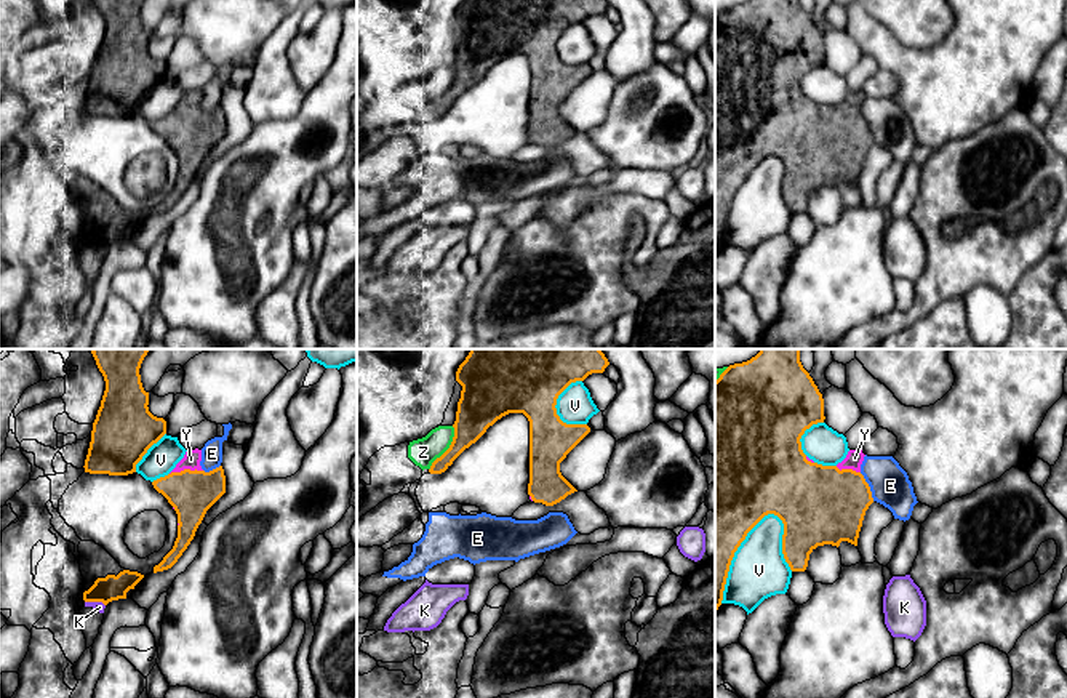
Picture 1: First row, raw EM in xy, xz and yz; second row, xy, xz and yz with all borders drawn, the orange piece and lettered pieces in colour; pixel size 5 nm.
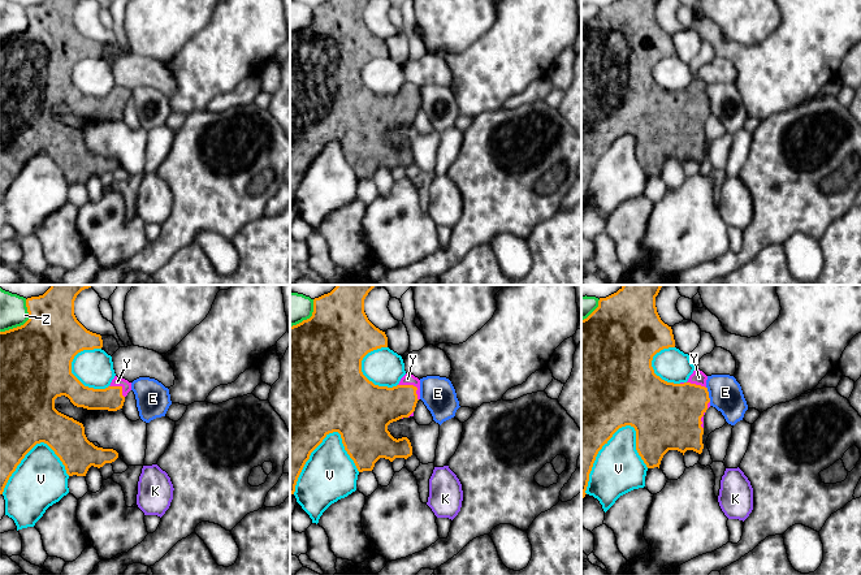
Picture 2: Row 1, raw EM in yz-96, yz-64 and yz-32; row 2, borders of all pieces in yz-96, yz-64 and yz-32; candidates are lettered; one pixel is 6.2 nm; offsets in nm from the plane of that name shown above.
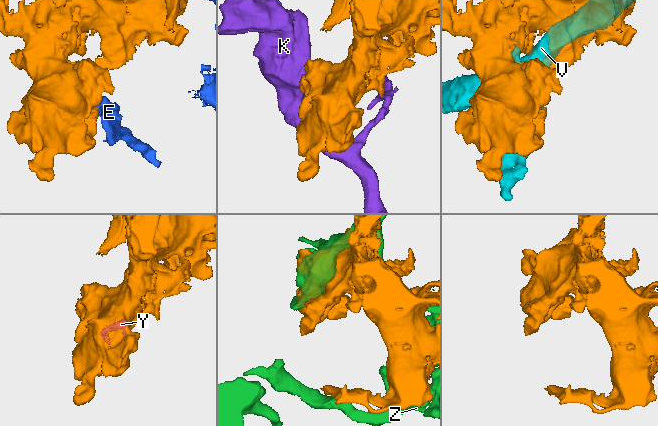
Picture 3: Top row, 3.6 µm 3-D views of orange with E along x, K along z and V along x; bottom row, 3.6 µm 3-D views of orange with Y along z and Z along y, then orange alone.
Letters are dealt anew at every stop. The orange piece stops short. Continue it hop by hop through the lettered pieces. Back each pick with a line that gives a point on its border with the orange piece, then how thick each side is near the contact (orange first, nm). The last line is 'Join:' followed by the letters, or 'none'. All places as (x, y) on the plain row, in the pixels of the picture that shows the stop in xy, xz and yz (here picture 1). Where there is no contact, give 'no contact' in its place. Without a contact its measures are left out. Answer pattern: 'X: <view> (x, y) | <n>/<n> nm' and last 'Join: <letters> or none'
Y: xy (186, 111) | 220/90 nm
Join: Y

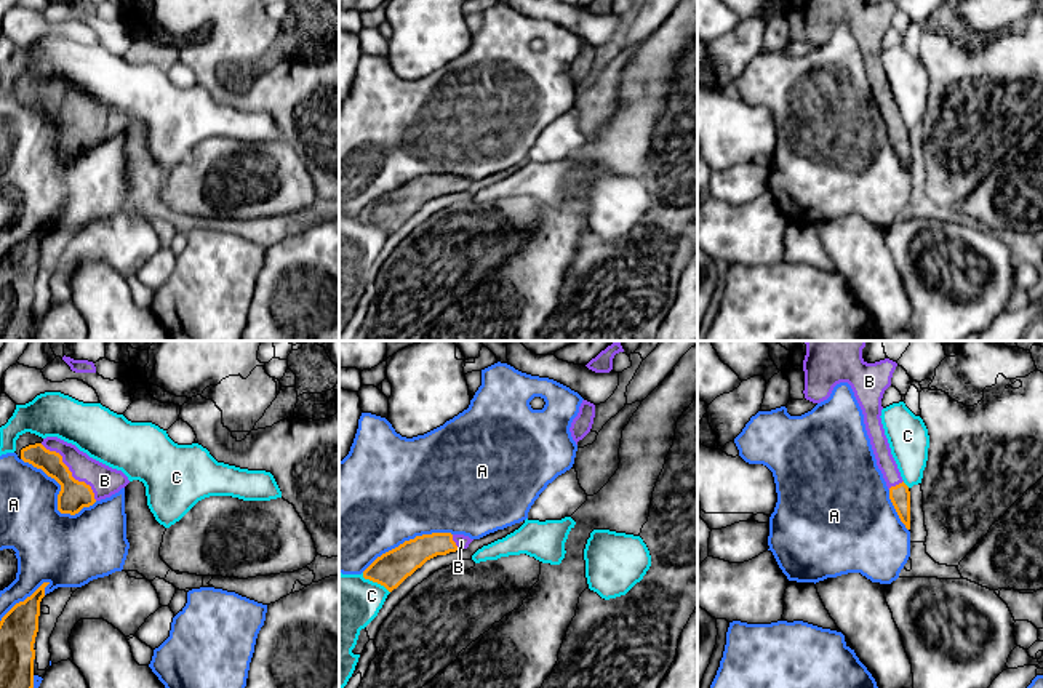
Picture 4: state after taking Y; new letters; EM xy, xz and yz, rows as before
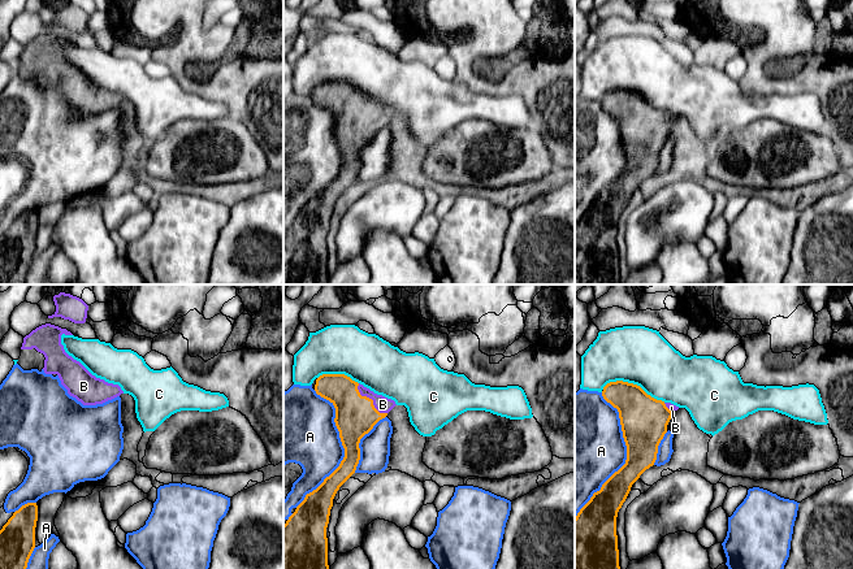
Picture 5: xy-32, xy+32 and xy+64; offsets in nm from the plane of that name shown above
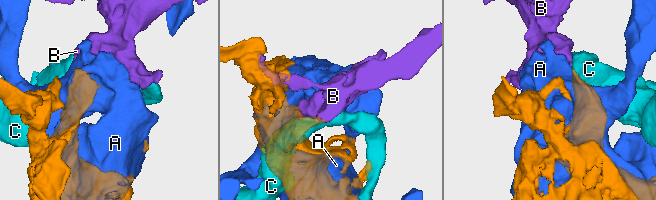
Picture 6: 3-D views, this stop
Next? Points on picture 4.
B: xy (69, 112) | 150/150 nm
Join: B

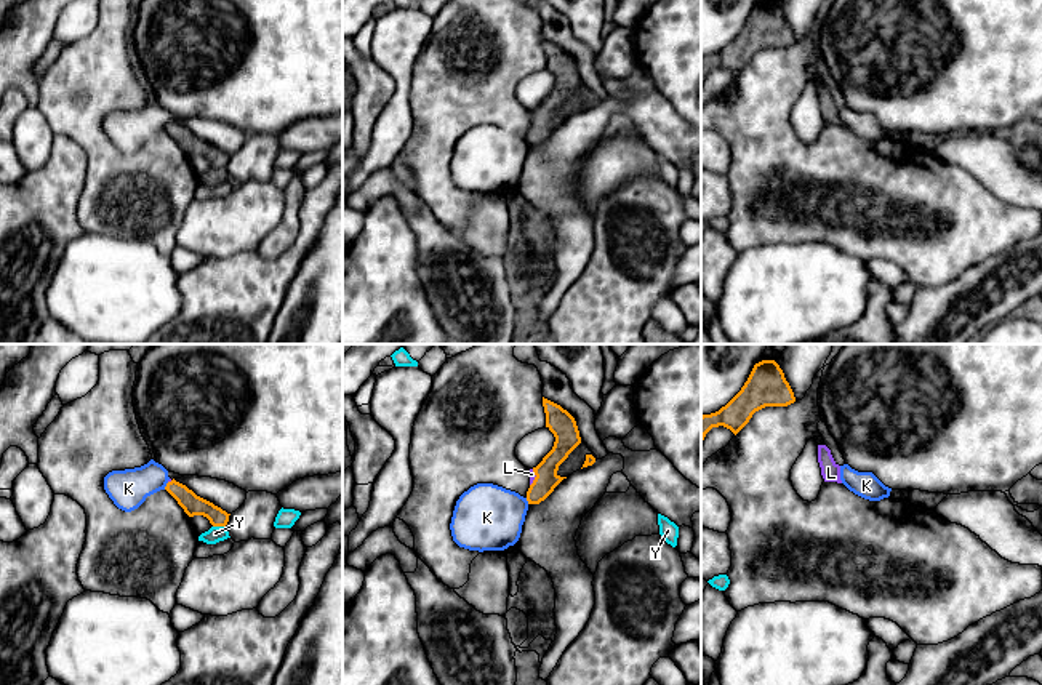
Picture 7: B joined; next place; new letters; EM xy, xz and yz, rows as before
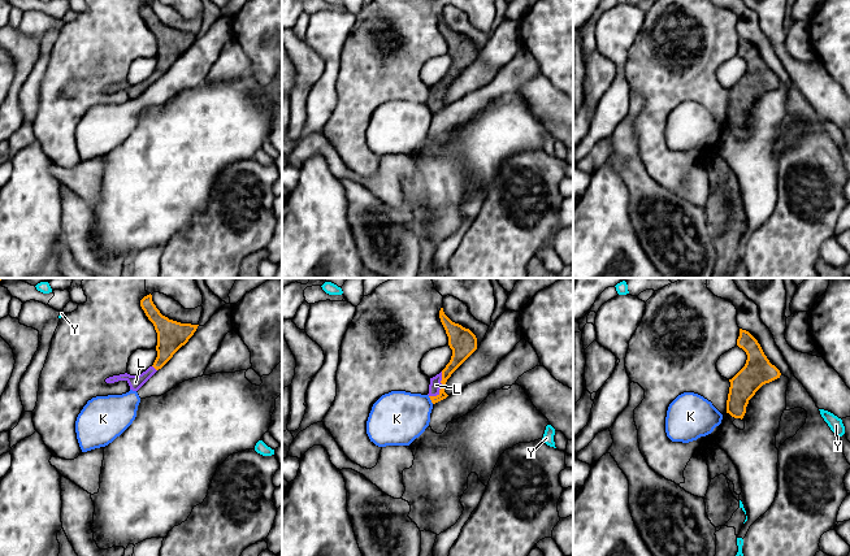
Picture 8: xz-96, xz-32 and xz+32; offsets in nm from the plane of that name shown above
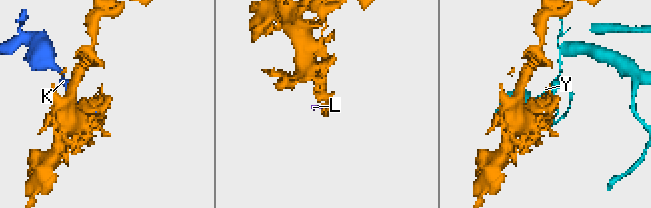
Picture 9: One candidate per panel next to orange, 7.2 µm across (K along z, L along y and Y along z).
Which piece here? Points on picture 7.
L: xz (535, 119) | 120/30 nm
Join: L

